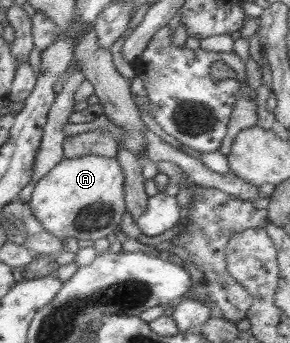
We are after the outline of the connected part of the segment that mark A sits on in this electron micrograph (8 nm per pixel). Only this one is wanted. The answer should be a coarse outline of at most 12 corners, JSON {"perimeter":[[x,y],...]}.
{"perimeter":[[115,157],[63,158],[28,206],[55,236],[99,240],[127,212]]}

